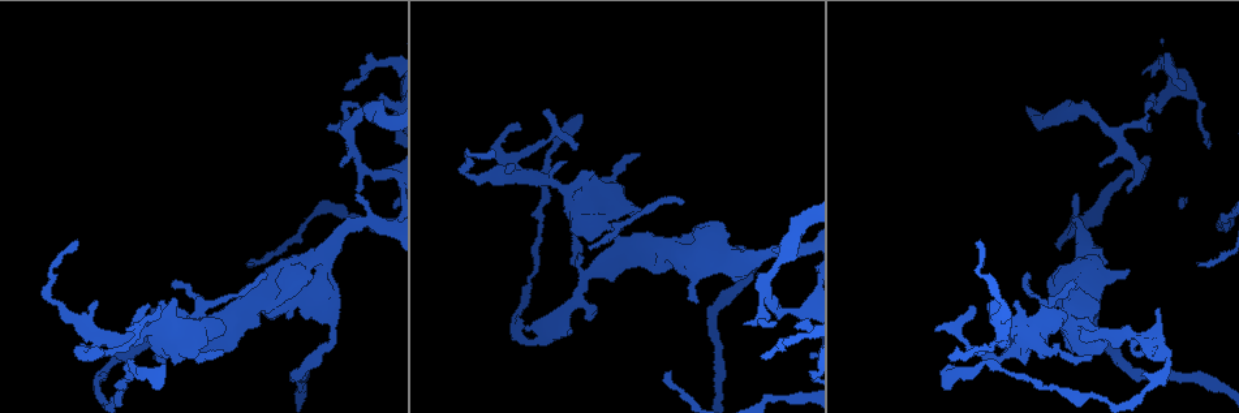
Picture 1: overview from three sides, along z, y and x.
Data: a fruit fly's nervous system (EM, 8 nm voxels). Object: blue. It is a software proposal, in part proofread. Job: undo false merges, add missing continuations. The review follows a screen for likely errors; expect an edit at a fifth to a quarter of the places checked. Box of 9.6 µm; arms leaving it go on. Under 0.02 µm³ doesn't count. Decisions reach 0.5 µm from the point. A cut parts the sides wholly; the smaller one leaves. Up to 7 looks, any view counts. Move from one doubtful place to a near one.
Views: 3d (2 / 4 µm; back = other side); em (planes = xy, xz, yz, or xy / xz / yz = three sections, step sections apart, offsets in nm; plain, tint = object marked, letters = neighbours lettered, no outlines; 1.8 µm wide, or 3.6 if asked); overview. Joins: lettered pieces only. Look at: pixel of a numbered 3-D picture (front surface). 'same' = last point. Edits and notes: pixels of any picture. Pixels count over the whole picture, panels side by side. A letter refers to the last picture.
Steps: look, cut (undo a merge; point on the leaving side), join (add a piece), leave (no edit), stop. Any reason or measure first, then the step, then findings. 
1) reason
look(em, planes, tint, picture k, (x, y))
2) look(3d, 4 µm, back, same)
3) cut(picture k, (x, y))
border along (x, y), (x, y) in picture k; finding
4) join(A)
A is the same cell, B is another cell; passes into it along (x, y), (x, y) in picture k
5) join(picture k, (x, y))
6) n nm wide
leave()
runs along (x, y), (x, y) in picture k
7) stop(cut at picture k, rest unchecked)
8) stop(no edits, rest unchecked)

touches itself
look(3d, 4 µm, picture 1, (1069, 326))

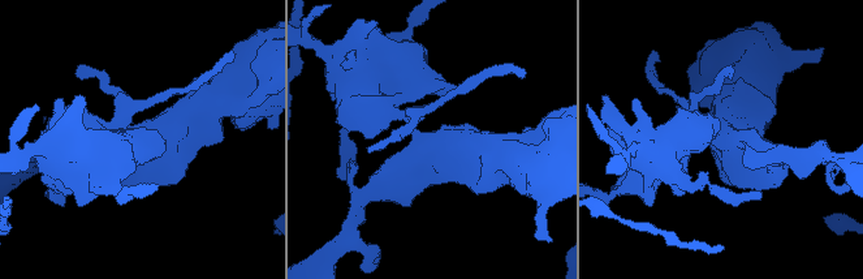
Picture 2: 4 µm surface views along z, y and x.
3 arms; arms of 190, 340, 380 nm; need the tissue
look(em, 3.6 µm, xy, step 4, tint, picture 2, (725, 139))

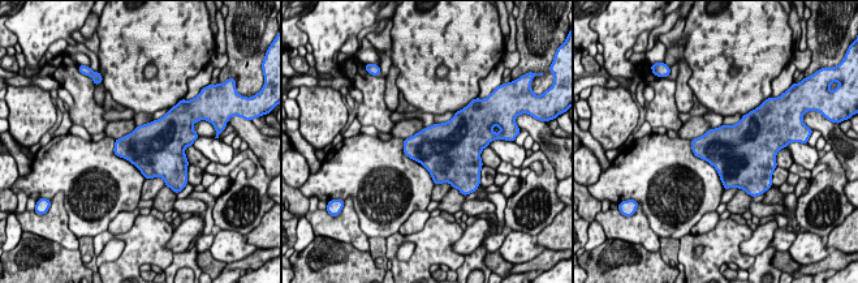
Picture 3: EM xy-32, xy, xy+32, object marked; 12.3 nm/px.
another direction
look(em, 3.6 µm, planes, letters, same)

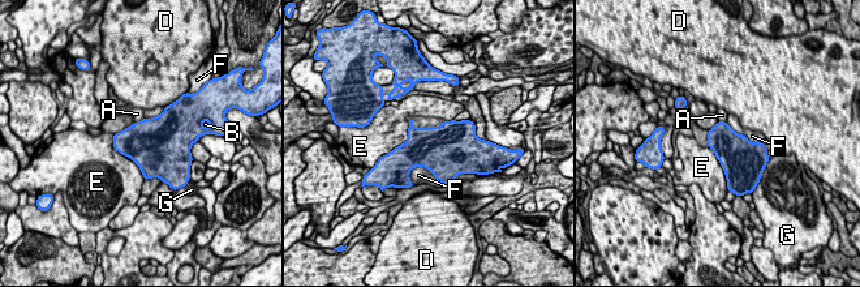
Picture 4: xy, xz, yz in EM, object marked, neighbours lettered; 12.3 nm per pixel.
leave()
A, B, D, E, F and G are other cells; continuous, no second neuron

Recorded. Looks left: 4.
free end
look(em, yz, step 16, tint, picture 1, (1143, 353))

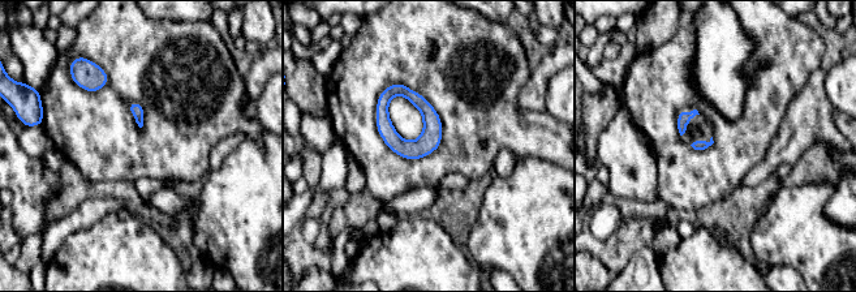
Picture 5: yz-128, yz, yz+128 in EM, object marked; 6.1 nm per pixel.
another direction
look(em, planes, tint, same)

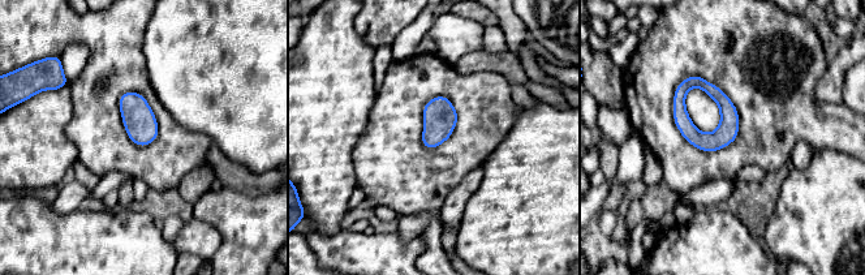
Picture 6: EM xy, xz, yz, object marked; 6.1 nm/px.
look(em, planes, letters, same)

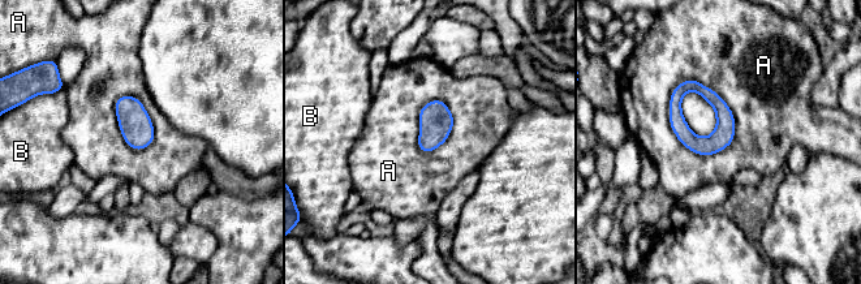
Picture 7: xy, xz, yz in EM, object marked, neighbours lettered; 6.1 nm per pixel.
leave()
A and B are other cells; runs along (680, 87), (679, 127), (719, 147) in picture 7; no lettered piece goes on from it

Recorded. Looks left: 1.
stop(no edits, rest unchecked)

